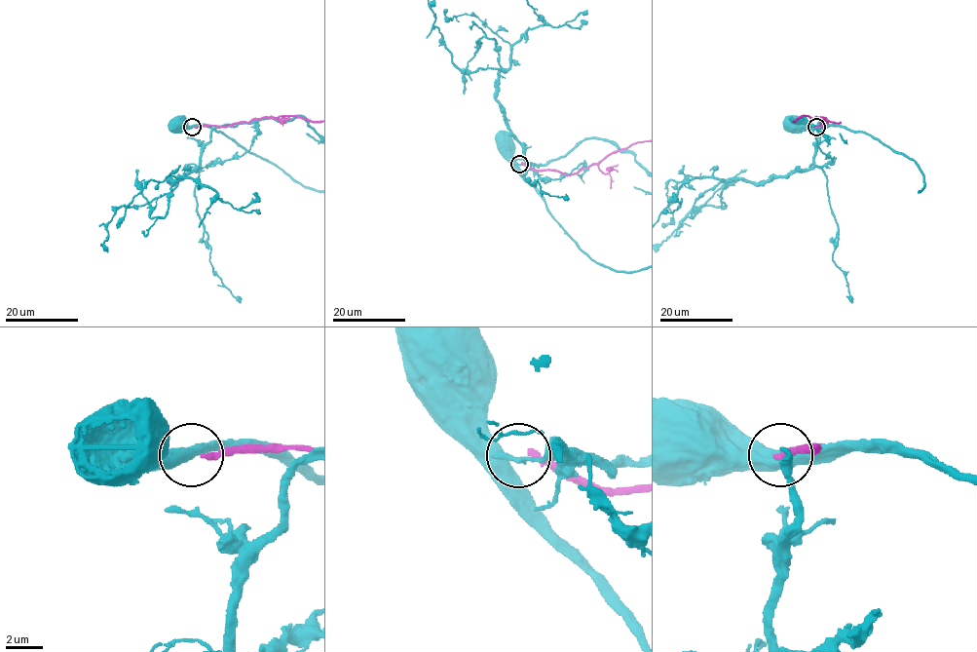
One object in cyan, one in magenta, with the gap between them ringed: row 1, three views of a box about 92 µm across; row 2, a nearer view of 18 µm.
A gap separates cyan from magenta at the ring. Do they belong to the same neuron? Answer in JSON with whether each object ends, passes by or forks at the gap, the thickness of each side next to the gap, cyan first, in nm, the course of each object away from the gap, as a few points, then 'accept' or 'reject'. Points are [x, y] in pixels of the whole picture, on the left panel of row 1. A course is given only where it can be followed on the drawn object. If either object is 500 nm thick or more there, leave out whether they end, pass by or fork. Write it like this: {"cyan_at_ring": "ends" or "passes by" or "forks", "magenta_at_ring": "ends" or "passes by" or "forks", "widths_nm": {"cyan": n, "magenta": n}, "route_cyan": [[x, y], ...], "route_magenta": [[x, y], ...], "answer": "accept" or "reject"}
{"widths_nm": {"cyan": 800, "magenta": 320}, "route_cyan": [[191, 127], [177, 125]], "route_magenta": [[194, 127], [231, 126], [285, 116]], "answer": "reject"}

